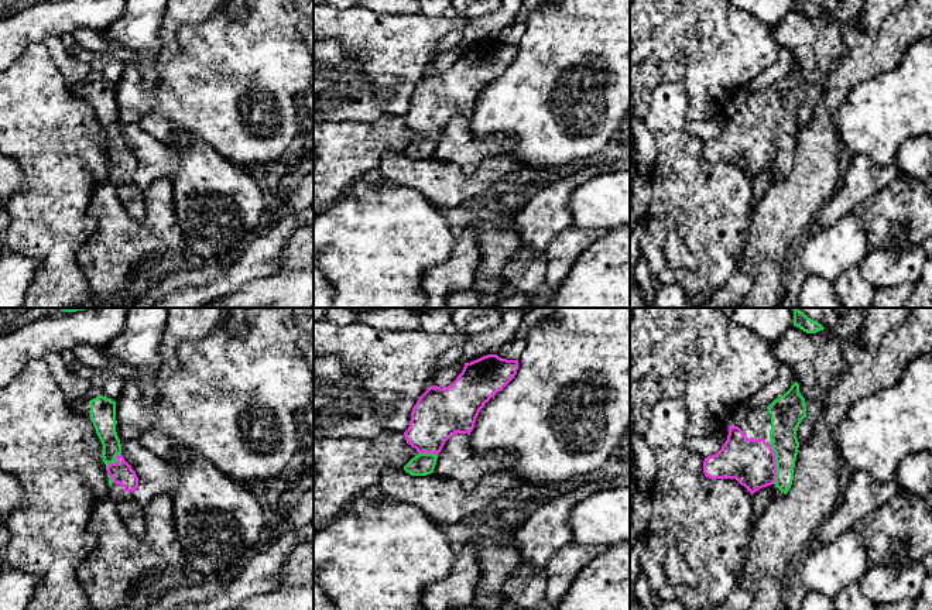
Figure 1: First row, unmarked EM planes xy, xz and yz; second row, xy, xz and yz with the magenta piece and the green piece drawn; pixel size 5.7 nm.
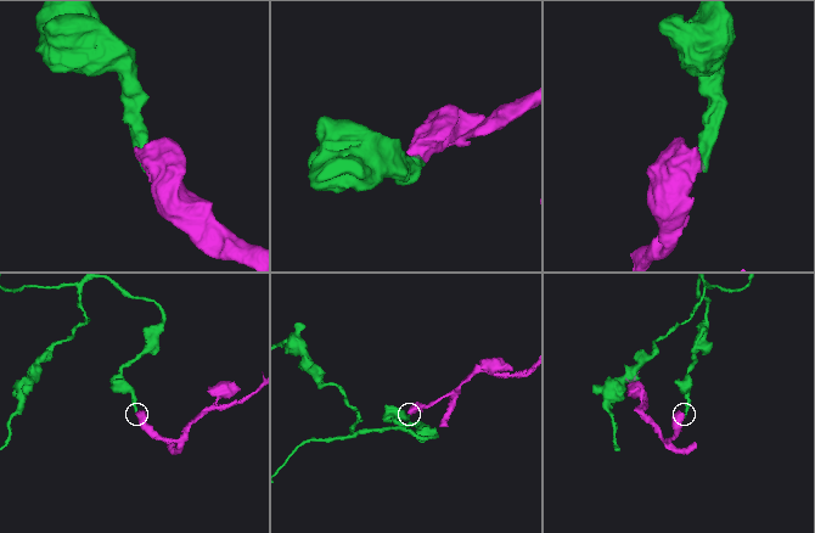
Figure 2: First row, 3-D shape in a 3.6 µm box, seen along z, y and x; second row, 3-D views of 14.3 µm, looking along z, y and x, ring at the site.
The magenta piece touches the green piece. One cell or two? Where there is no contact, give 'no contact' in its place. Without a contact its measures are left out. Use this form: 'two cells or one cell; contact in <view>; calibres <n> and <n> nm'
one cell; contact in yz; calibres 280 and 160 nm

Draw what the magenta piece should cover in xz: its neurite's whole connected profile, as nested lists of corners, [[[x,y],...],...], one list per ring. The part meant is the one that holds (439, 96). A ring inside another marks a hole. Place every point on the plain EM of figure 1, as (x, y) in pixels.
[[[487,38],[465,47],[449,71],[429,71],[414,89],[404,116],[407,127],[419,136],[404,154],[412,160],[434,157],[445,126],[458,116],[470,119],[480,93],[514,62],[517,54],[518,44]]]

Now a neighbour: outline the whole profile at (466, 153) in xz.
[[[455,117],[438,137],[434,157],[458,165],[465,174],[472,174],[489,155],[511,155],[517,150],[517,137],[494,134],[474,140],[470,119]]]

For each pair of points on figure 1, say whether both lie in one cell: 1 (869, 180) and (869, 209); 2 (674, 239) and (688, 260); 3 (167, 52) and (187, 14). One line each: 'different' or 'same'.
1: different
2: same
3: same

